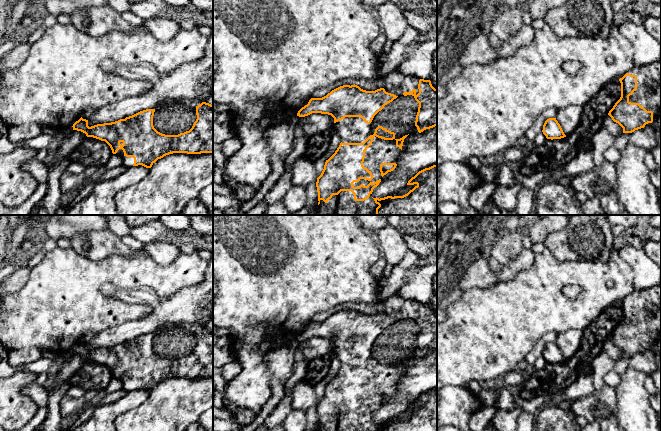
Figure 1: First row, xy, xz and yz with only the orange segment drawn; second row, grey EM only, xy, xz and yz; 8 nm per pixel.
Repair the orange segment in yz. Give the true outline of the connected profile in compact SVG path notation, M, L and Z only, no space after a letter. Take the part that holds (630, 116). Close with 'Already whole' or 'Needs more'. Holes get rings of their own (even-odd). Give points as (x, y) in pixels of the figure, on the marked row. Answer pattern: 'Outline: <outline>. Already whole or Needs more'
Outline: M661 60L649 66L633 66L619 79L621 97L615 103L608 115L623 128L623 133L650 126L657 132L661 131Z. Needs more

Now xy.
Outline: M192 100L168 102L156 109L146 109L125 119L91 127L88 120L81 117L72 127L87 137L105 141L113 154L122 157L122 164L127 168L138 165L151 168L158 159L173 153L213 153L213 105L206 102L198 106Z. Needs more

